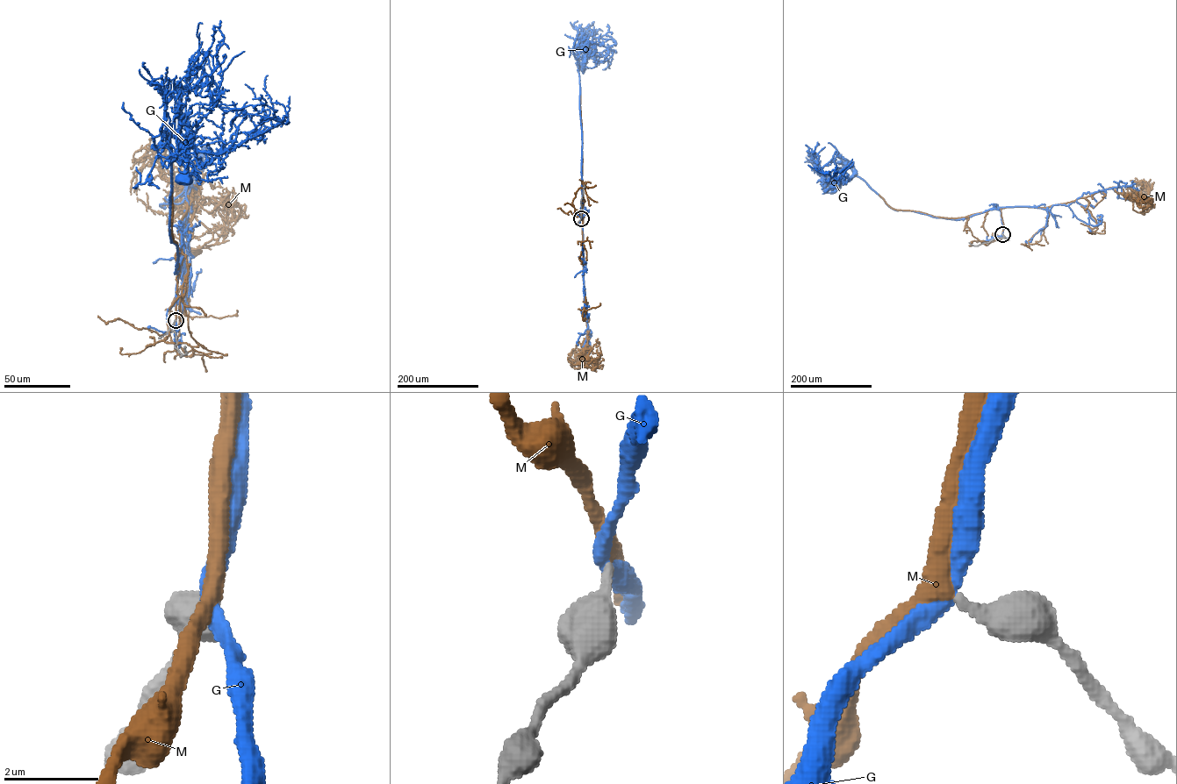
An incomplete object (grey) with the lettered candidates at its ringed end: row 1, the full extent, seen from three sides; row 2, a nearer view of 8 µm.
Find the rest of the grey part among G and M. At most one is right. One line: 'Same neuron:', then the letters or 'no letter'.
Same neuron: M

